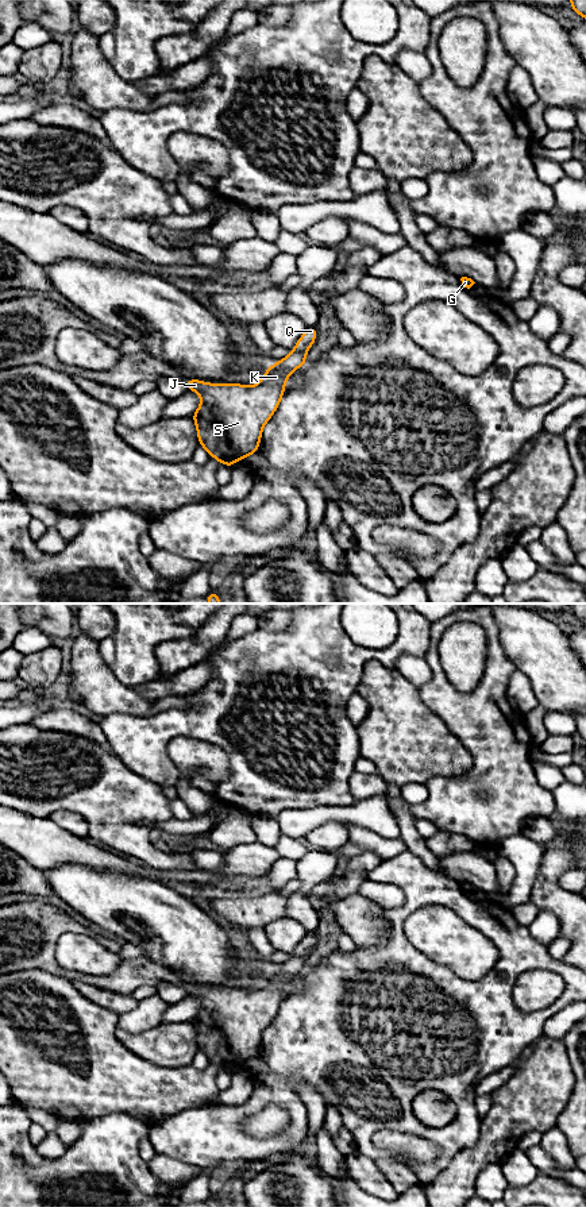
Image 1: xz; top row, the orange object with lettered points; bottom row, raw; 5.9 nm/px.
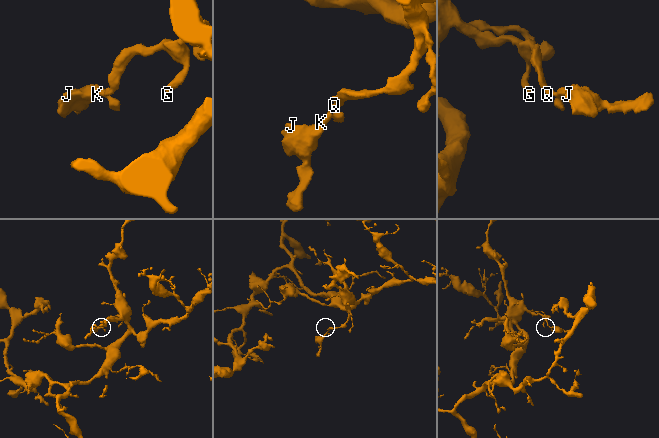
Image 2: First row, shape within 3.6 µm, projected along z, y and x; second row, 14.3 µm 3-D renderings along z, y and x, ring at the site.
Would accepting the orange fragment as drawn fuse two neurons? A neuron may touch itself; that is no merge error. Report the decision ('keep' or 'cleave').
cleave

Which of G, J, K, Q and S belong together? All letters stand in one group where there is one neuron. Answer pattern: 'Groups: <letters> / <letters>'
Groups: G Q / J K S

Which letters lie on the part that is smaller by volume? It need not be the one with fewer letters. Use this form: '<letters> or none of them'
J, K, S

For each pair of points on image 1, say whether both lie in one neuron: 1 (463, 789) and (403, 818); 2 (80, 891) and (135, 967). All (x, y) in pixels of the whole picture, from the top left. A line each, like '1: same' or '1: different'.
1: different
2: different

